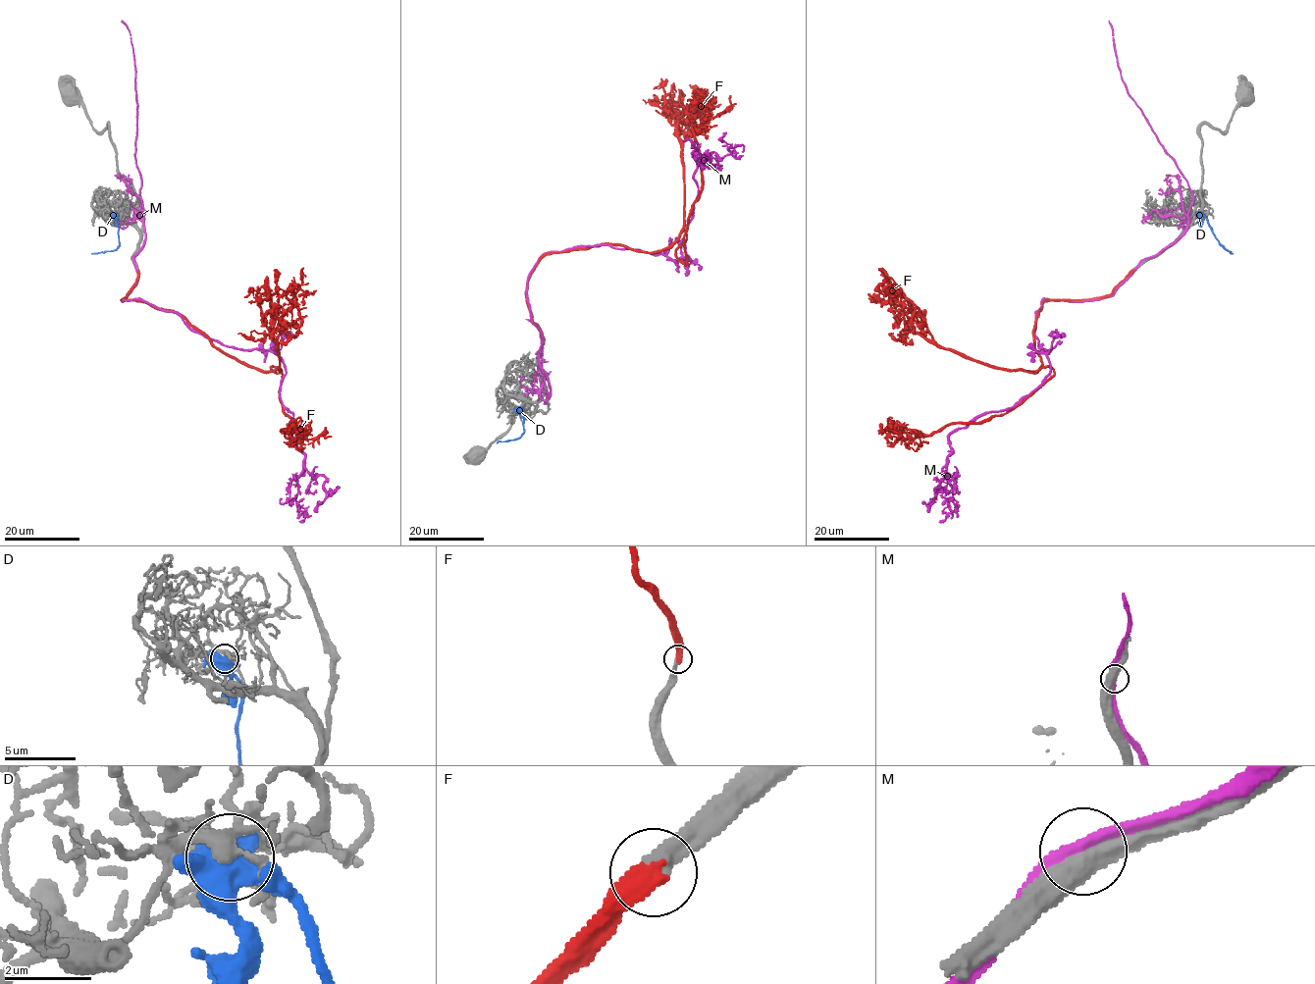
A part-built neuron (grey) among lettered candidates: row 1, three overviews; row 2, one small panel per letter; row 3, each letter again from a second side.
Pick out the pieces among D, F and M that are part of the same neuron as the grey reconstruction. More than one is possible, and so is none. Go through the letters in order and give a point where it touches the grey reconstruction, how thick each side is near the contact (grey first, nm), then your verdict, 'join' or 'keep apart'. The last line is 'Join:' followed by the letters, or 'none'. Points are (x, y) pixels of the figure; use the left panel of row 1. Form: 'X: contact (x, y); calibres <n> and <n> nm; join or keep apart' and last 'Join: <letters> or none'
D: contact (115, 214); calibres 320 and 600 nm; keep apart
F: contact (138, 271); calibres 340 and 500 nm; join
M: contact (134, 260); calibres 480 and 320 nm; keep apart
Join: F

